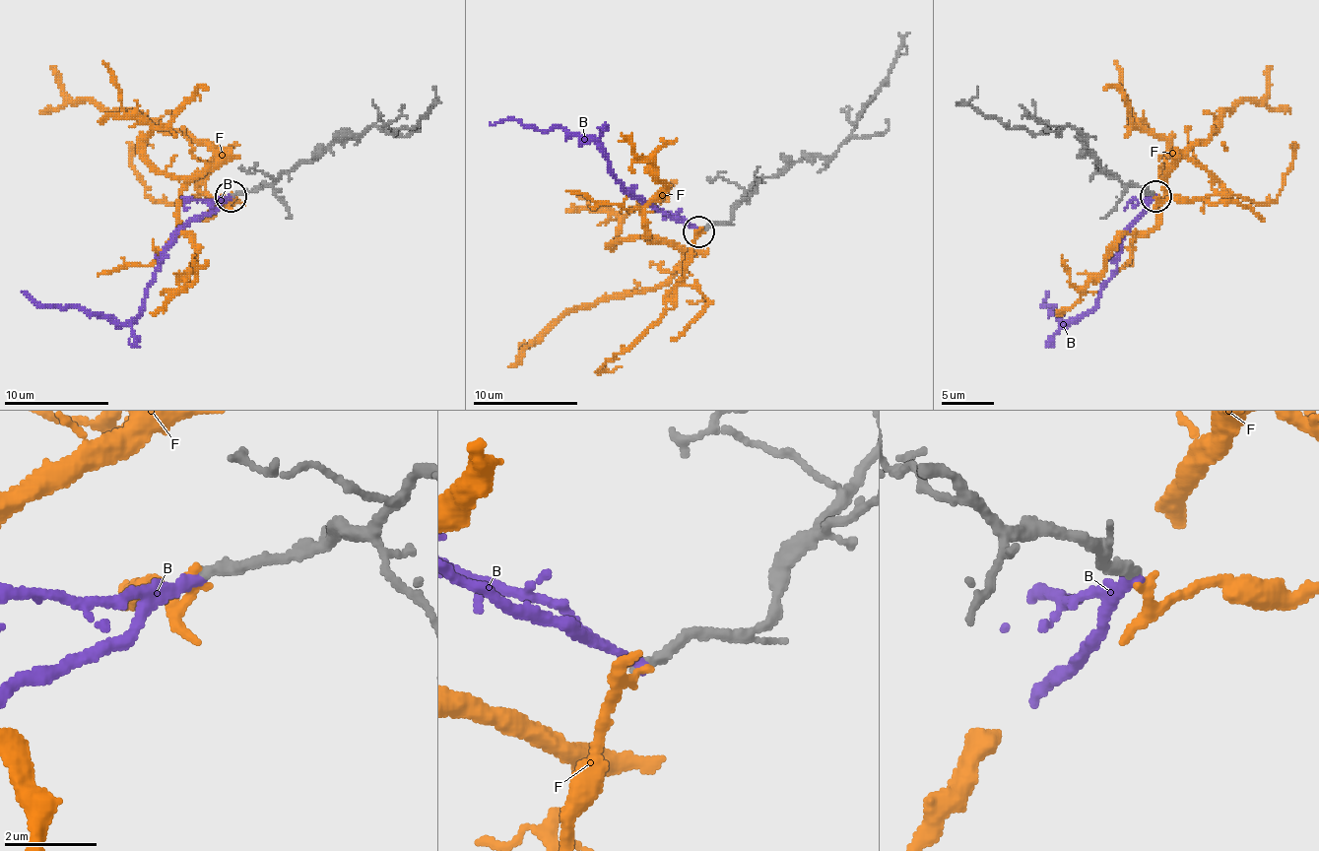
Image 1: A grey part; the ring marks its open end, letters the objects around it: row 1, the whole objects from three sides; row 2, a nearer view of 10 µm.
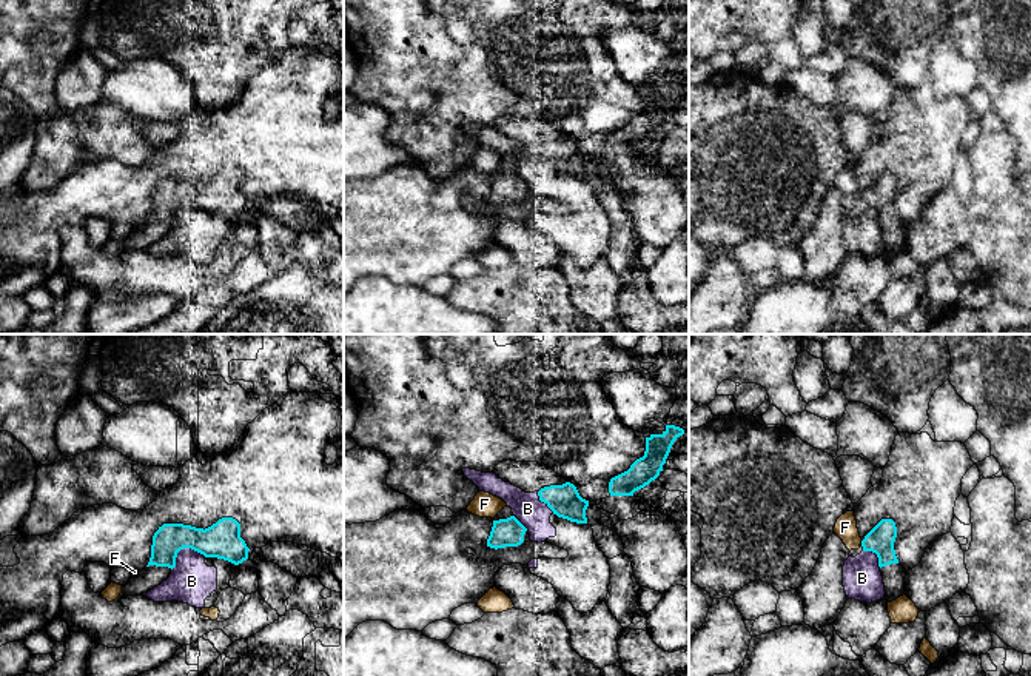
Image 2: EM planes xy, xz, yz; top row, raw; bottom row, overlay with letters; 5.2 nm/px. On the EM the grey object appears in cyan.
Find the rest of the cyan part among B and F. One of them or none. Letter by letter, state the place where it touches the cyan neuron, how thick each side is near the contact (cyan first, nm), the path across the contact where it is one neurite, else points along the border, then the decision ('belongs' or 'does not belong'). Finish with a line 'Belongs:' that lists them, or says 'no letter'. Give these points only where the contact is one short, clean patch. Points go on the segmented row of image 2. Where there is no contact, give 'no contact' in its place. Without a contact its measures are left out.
B: contact xy (182, 548); calibres 190 and 240 nm; does not belong
F: no contact; does not belong
Belongs: no letter

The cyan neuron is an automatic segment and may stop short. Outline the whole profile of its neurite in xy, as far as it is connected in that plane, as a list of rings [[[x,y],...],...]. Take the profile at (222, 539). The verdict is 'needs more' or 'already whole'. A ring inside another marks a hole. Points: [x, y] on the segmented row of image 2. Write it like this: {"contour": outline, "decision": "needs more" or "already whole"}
{"contour": [[[222,517],[205,530],[183,524],[163,524],[153,536],[148,565],[122,587],[120,597],[145,596],[166,581],[176,567],[177,553],[183,548],[234,565],[247,561],[250,551],[240,537],[240,524],[233,517]]], "decision": "needs more"}

